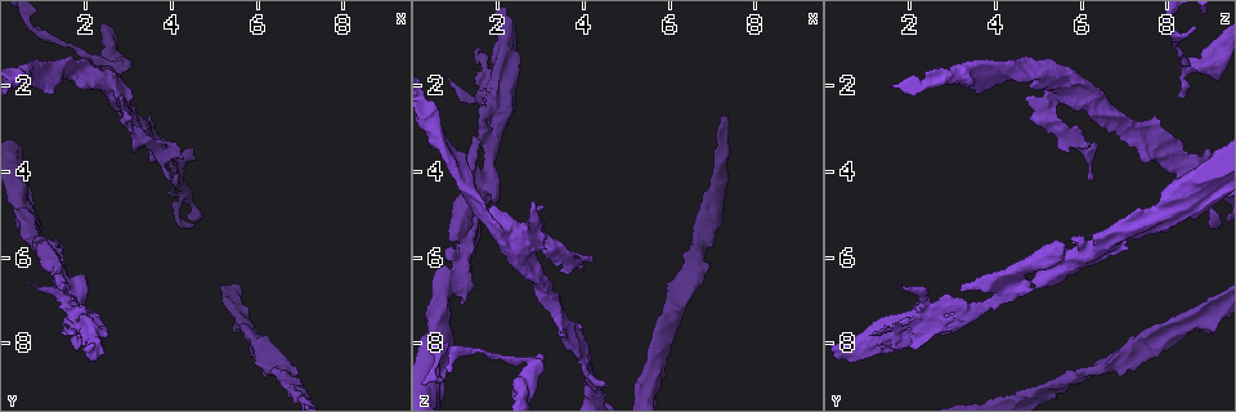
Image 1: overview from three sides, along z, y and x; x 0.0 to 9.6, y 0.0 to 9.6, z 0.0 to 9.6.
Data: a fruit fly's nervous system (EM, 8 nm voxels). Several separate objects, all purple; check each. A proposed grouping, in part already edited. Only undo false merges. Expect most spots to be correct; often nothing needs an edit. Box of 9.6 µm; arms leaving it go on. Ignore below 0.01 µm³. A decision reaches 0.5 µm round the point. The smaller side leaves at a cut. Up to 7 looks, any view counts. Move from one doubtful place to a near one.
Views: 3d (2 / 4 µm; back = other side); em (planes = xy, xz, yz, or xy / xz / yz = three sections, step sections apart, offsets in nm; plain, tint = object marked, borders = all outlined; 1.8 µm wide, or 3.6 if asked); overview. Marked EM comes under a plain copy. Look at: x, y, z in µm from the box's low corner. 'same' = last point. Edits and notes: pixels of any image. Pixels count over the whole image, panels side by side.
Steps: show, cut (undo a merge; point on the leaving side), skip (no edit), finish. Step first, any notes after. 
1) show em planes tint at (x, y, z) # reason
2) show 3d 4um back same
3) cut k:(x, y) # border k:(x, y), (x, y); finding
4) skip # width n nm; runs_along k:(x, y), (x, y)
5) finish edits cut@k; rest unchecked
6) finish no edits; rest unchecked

show em planes tint at (2.75, 1.60, 8.50)

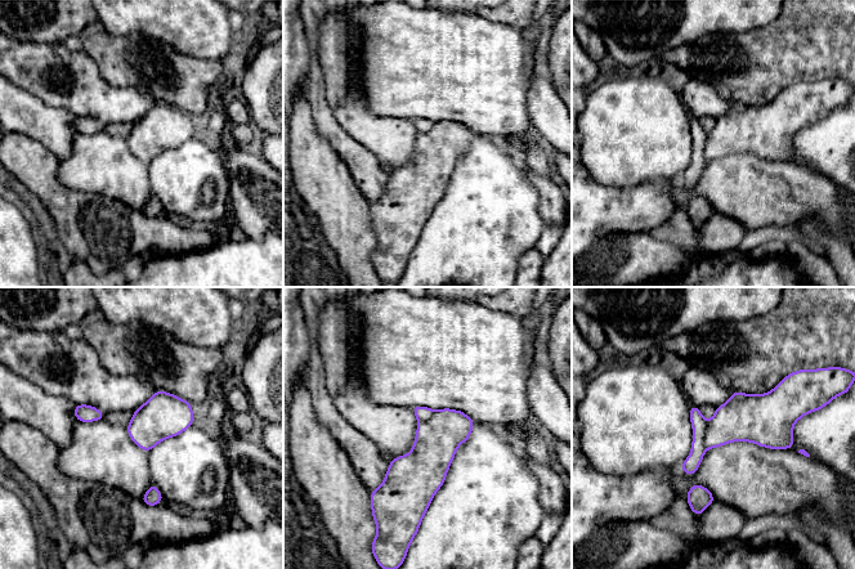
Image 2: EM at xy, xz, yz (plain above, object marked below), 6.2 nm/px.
cut 2:(690, 465) # width 280 nm; part_leaving 2:(694, 410), (697, 455), (690, 471); a second cell is stuck on

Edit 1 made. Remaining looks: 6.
show overview

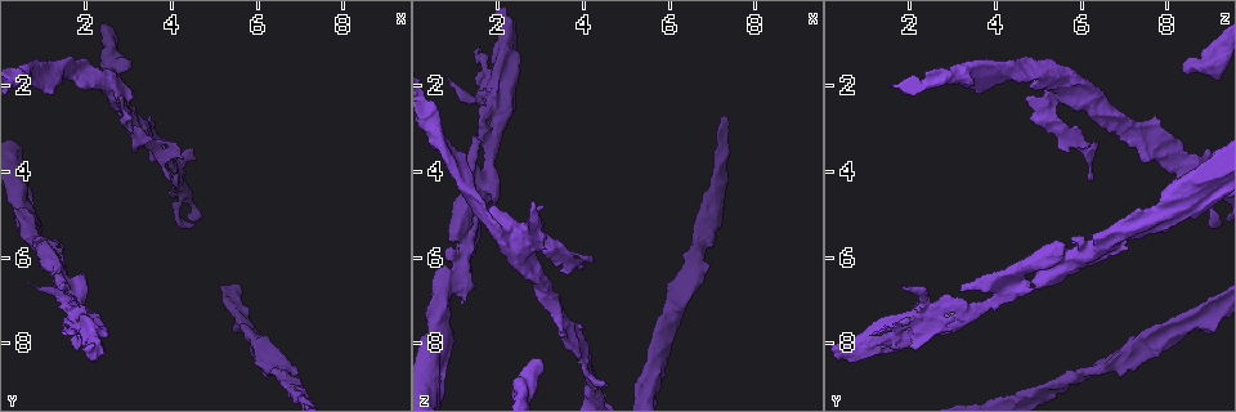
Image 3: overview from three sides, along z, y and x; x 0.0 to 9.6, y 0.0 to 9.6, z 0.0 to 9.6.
show em planes tint at (3.60, 3.45, 7.65) # abrupt turn

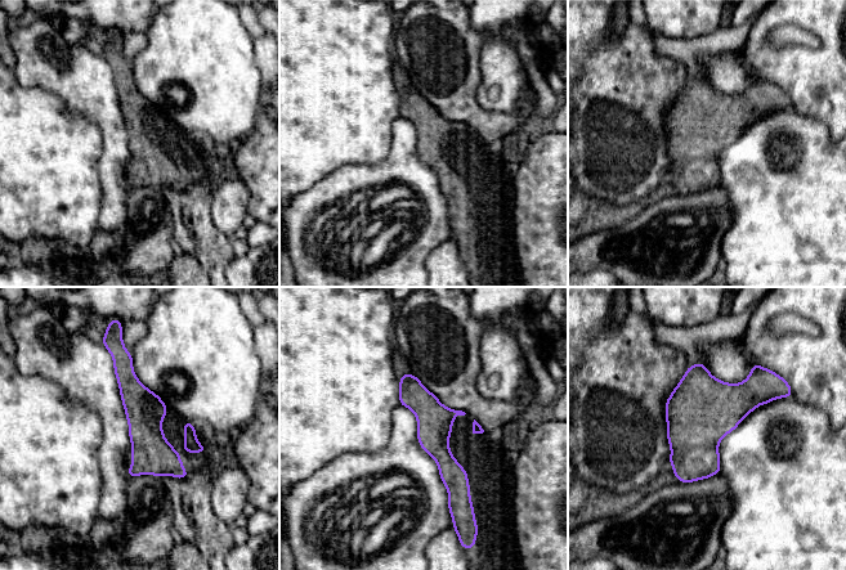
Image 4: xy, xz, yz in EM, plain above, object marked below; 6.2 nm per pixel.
skip # width 220 nm; runs_along 4:(404, 377), (434, 420), (451, 503); all the same cell

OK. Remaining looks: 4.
show 3d 4um at (5.65, 7.50, 8.60) # arms part here

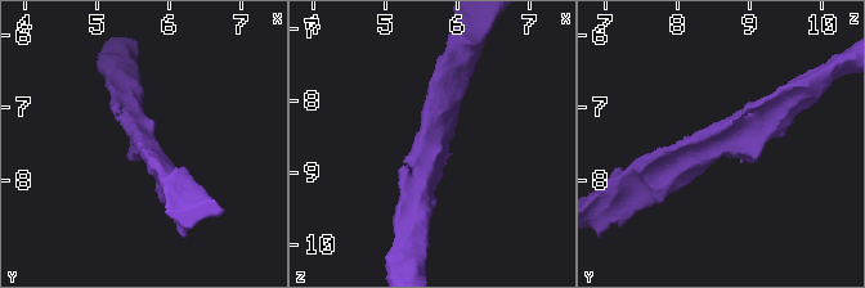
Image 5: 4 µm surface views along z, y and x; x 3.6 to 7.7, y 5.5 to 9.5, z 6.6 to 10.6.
show em planes tint at (5.65, 7.50, 8.55)

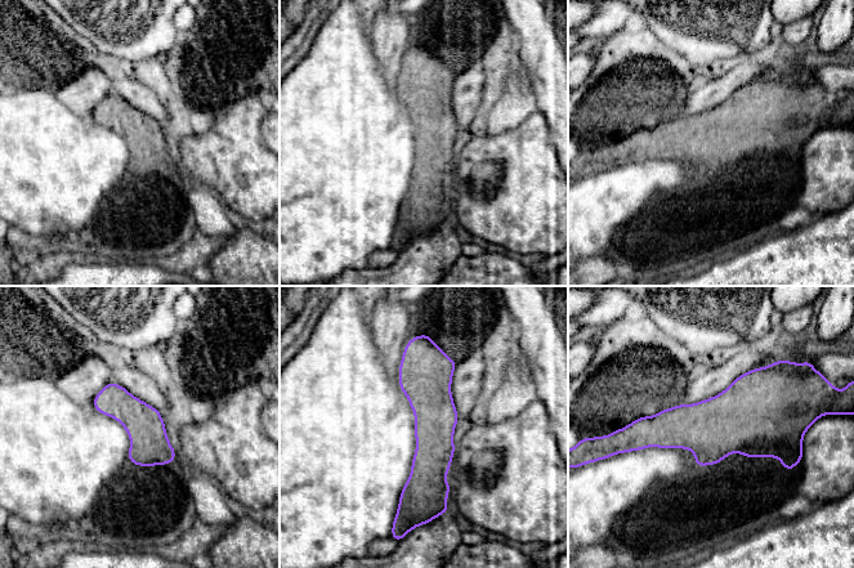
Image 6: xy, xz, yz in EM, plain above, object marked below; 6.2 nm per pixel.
skip # runs_along 6:(417, 353), (430, 398), (430, 508); one cell here

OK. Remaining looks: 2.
finish edits cut@2; rest unchecked

